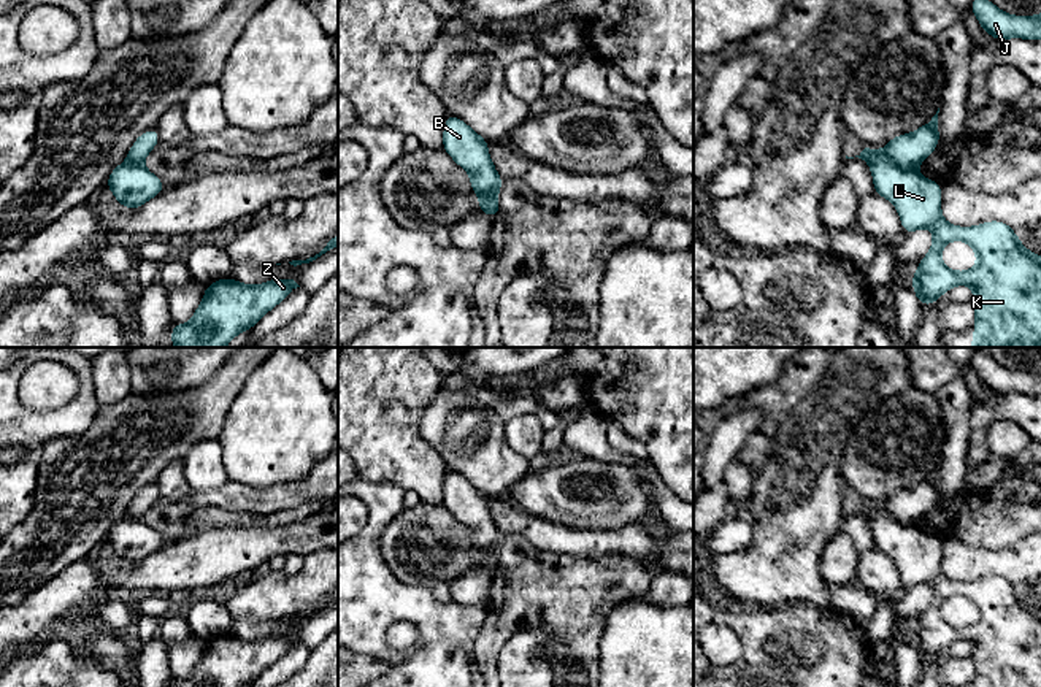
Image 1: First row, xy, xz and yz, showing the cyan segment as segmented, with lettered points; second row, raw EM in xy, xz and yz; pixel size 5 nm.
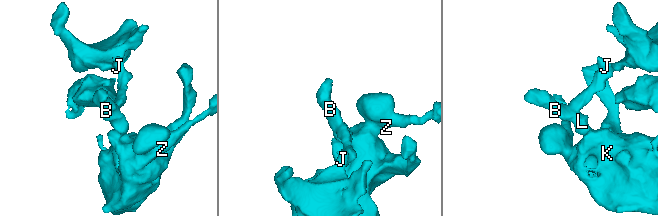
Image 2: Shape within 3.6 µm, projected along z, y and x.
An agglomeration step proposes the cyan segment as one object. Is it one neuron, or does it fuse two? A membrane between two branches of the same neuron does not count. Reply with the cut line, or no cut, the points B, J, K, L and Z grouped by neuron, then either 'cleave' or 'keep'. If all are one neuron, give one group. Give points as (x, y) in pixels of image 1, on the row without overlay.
cut yz (881, 506), (902, 522), (914, 525); groups B K L Z / J; cleave

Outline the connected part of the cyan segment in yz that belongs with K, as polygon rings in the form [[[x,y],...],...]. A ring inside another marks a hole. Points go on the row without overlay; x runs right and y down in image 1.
[[[865,503],[855,512],[870,520],[874,547],[895,560],[903,589],[933,585],[933,600],[911,636],[919,658],[936,658],[949,644],[965,639],[974,644],[974,687],[1041,687],[1041,612],[1030,608],[1008,579],[989,576],[974,582],[951,581],[941,570],[941,538],[925,535],[917,525],[901,524],[879,505]],[[954,595],[974,604],[978,619],[971,625],[954,627],[943,619],[941,606]]]

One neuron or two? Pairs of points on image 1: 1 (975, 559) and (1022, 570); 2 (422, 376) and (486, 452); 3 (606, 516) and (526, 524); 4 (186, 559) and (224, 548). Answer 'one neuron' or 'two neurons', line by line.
1: one neuron
2: two neurons
3: two neurons
4: one neuron

